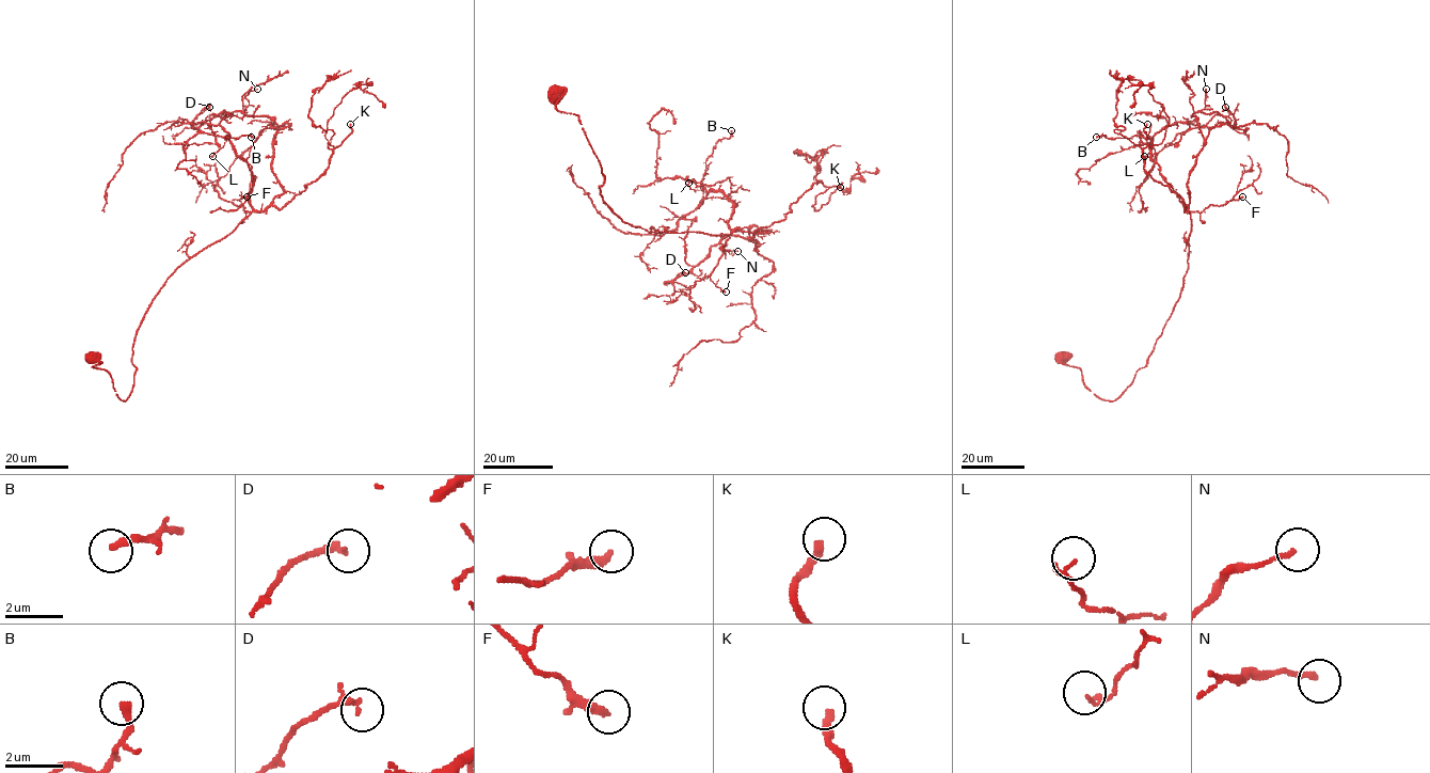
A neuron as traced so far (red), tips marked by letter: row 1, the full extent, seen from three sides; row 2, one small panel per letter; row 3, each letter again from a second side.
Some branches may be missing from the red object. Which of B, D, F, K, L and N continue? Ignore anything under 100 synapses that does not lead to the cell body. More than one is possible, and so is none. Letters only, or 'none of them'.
K

